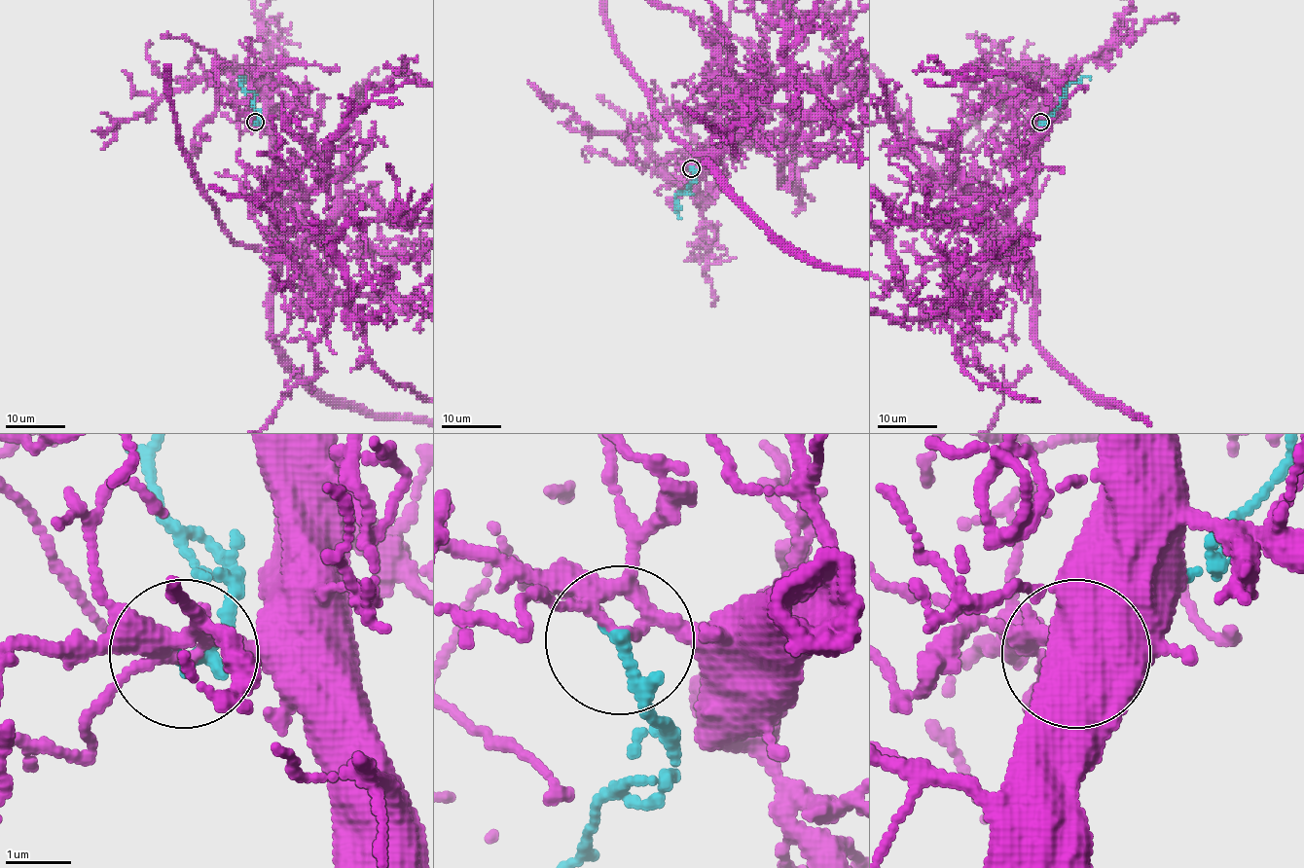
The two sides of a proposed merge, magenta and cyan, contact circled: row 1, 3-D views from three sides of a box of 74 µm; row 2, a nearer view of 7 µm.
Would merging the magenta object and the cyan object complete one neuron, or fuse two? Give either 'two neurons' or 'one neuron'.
two neurons

